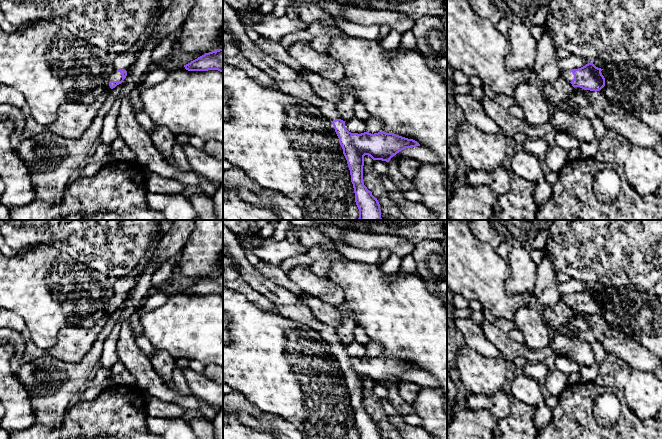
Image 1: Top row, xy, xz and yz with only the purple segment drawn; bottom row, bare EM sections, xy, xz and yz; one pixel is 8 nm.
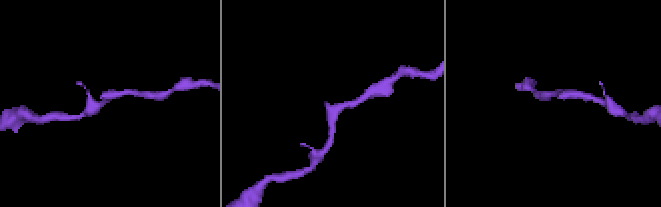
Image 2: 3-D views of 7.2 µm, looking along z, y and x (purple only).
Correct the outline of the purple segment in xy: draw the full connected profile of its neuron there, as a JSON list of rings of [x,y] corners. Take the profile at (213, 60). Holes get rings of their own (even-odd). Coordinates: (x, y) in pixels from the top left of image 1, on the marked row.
[[[223,49],[205,53],[184,67],[188,71],[218,70],[223,72]]]

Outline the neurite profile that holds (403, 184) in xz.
[[[388,162],[388,172],[387,176],[392,180],[392,182],[398,188],[400,192],[415,190],[415,183],[413,180],[407,179],[399,169],[397,162]]]

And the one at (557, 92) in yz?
[[[562,76],[550,83],[545,83],[542,86],[542,91],[545,99],[554,108],[560,106],[563,102],[570,99],[574,87],[570,82],[565,80]]]

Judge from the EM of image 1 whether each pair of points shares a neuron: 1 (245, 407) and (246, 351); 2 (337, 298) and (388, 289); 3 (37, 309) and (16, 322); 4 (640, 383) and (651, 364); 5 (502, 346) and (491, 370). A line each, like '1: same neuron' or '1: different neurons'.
1: different neurons
2: different neurons
3: different neurons
4: different neurons
5: different neurons

